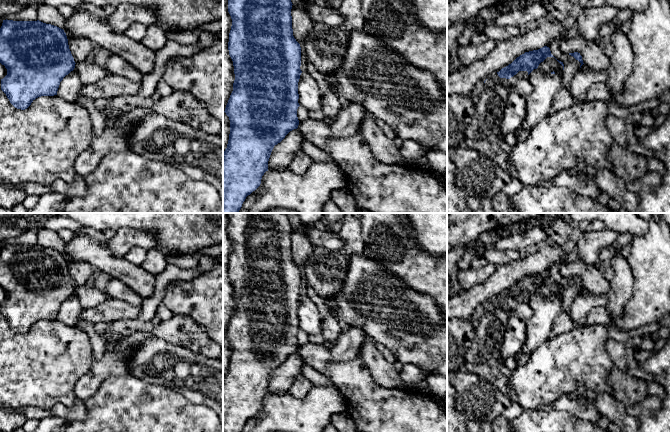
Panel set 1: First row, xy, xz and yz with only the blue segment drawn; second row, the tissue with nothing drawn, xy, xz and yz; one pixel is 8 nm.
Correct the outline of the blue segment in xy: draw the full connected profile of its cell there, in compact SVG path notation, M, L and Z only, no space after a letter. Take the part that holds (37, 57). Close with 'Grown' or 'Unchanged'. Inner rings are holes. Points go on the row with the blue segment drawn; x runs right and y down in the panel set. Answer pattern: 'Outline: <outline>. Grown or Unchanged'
Outline: M3 20L0 28L0 63L7 69L1 90L17 109L25 110L41 96L54 96L60 82L75 68L63 29L37 21Z. Unchanged

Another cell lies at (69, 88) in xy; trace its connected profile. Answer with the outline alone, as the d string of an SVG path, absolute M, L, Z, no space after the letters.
M73 70L60 82L57 96L70 102L76 101L83 85L77 72Z

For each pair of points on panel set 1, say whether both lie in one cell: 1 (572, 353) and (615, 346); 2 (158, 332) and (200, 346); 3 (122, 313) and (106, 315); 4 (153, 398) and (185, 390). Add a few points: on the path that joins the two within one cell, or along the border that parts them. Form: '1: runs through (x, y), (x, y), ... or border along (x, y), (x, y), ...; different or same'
1: border along (608, 336), (606, 343), (607, 354); different
2: runs through (168, 332), (185, 332), (190, 336); same
3: runs through (118, 313), (110, 313); same
4: border along (156, 384), (171, 387), (190, 401); different

